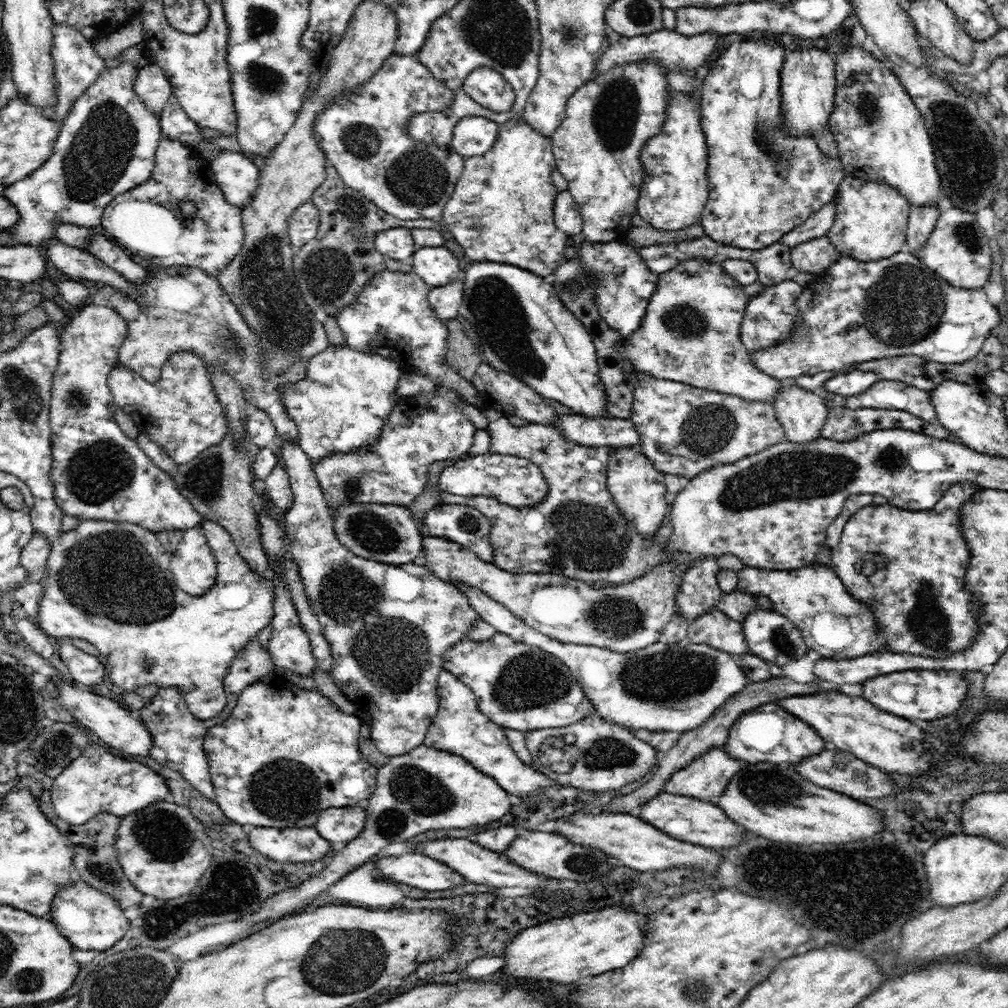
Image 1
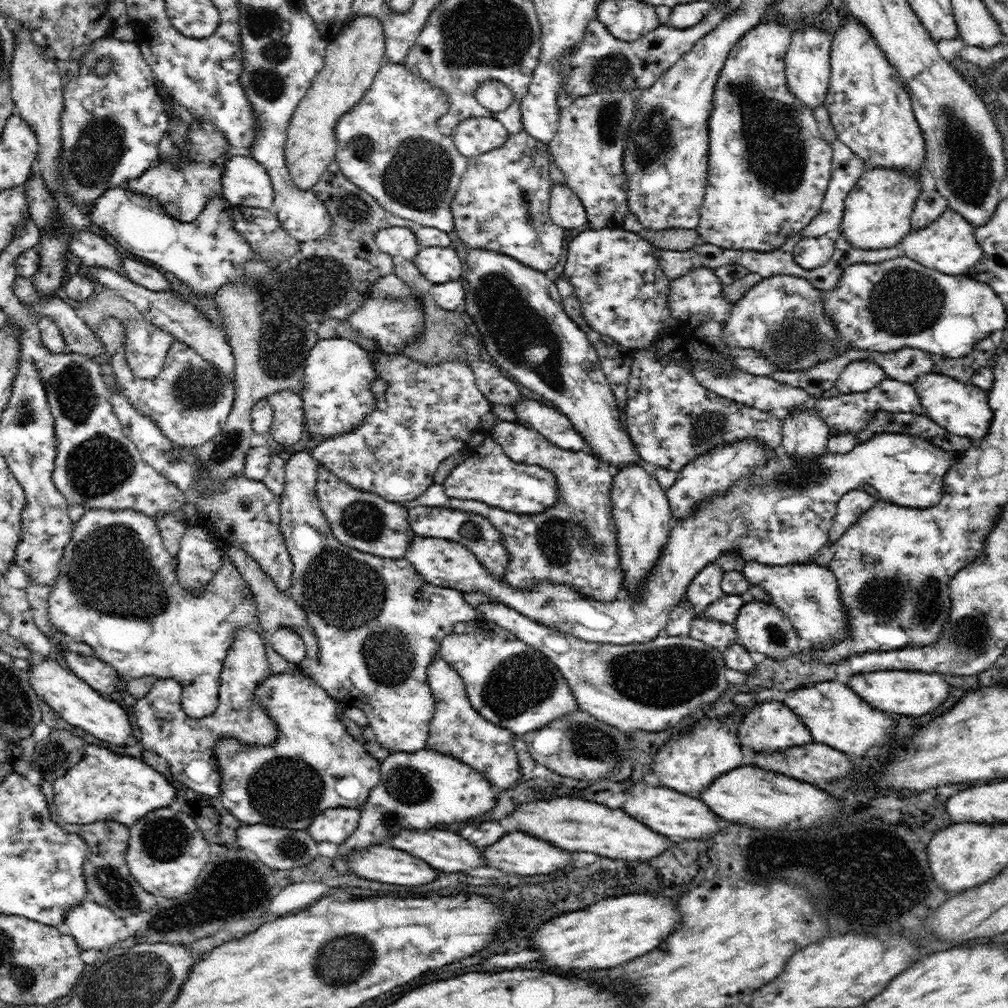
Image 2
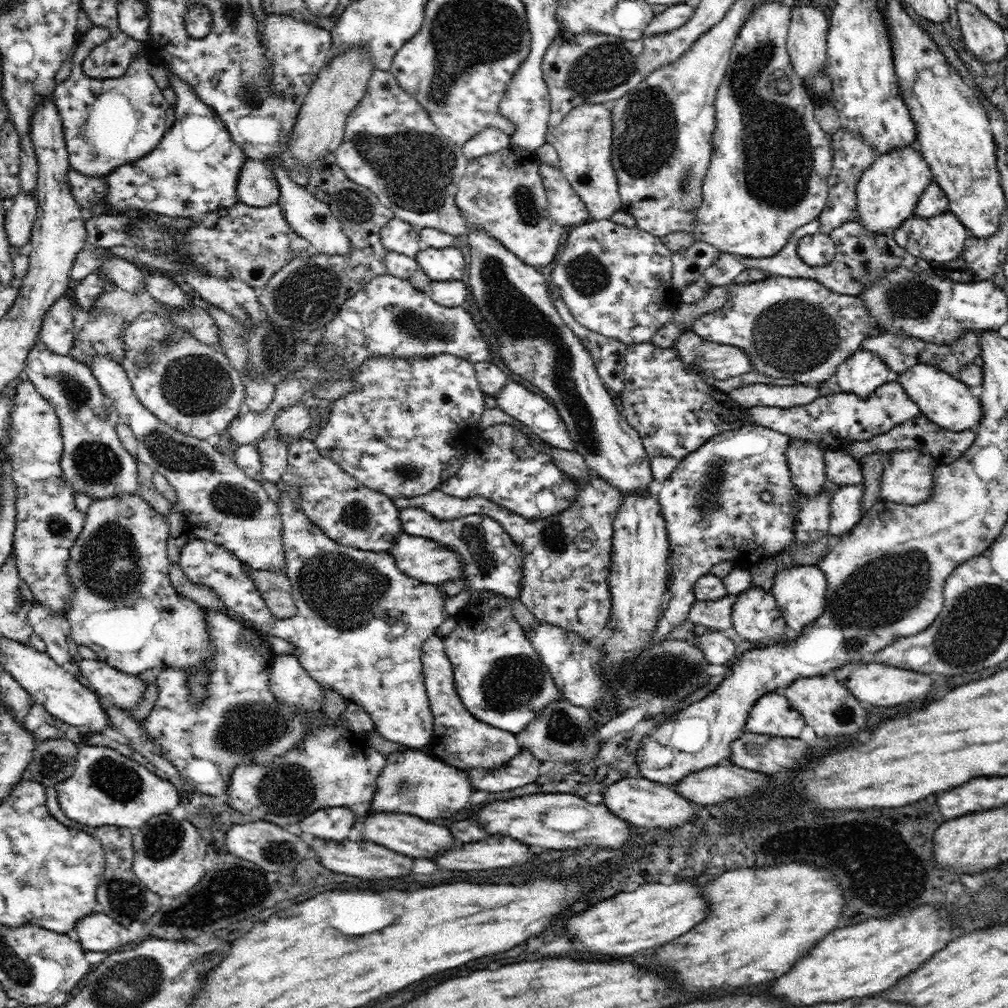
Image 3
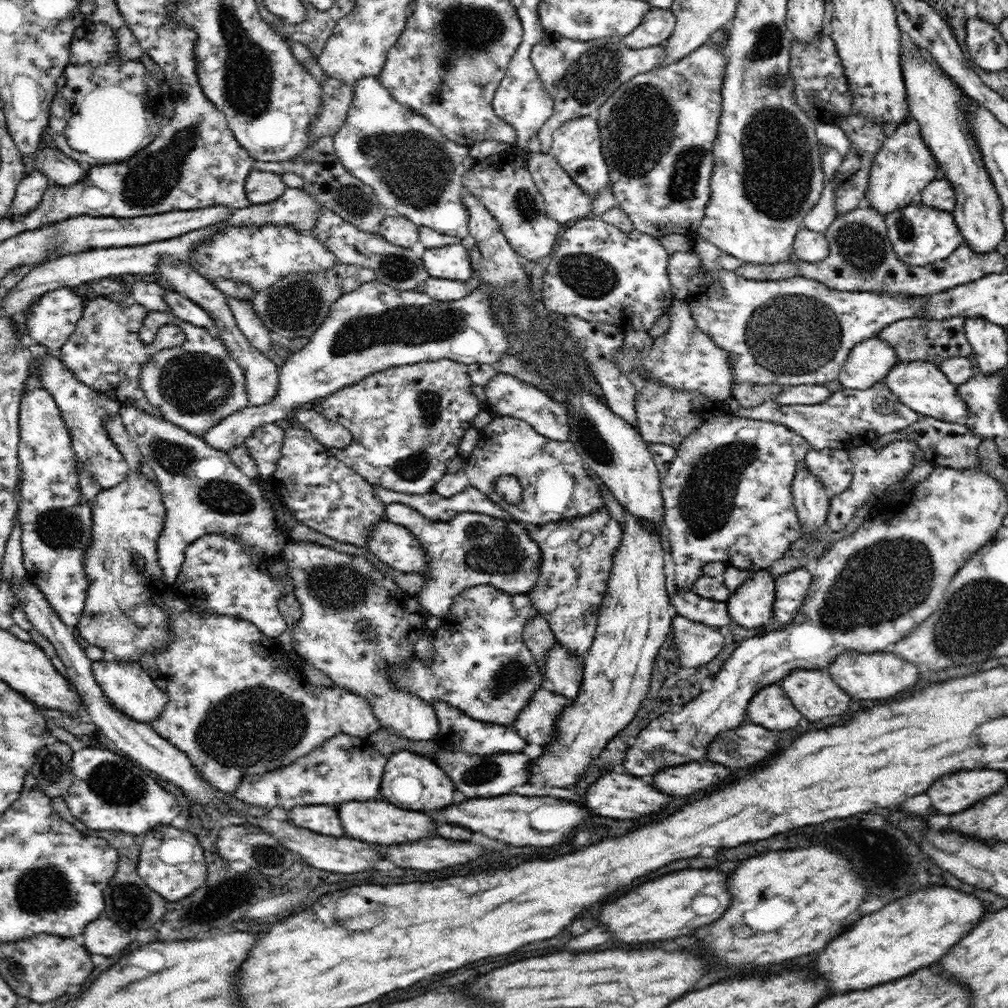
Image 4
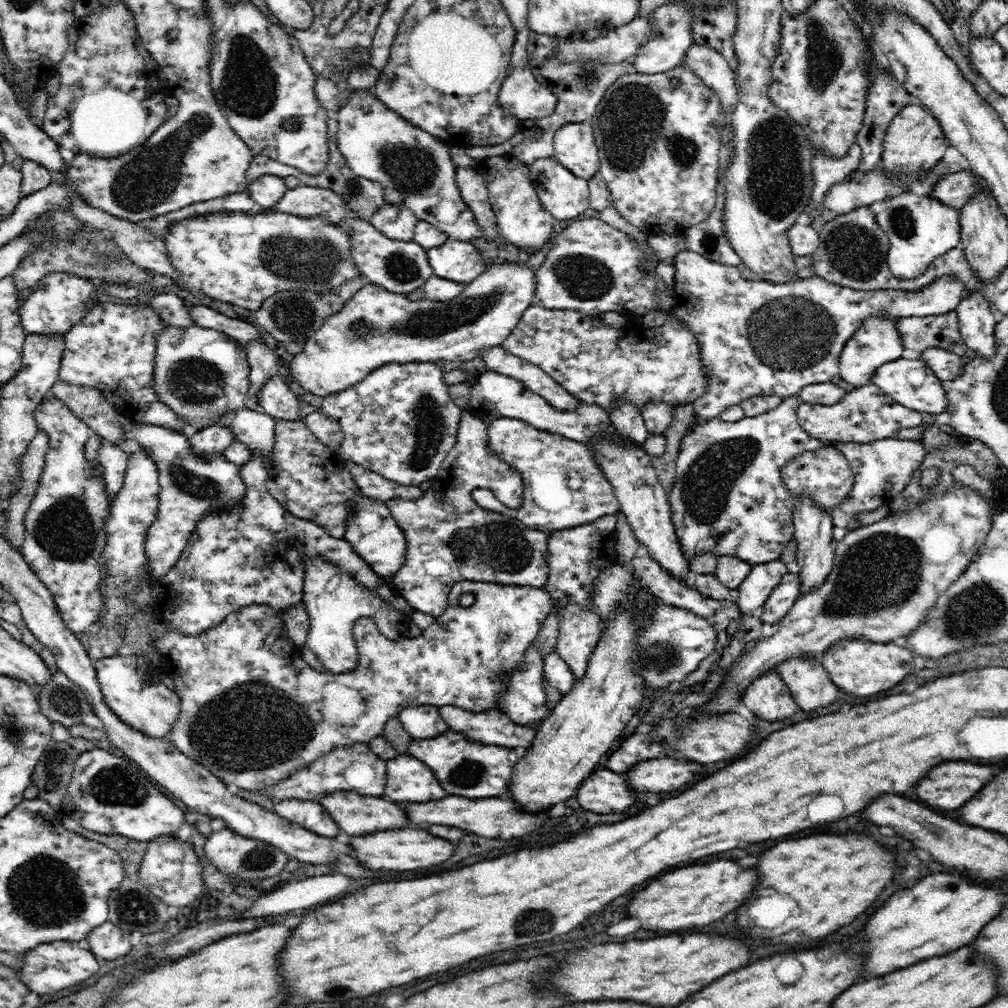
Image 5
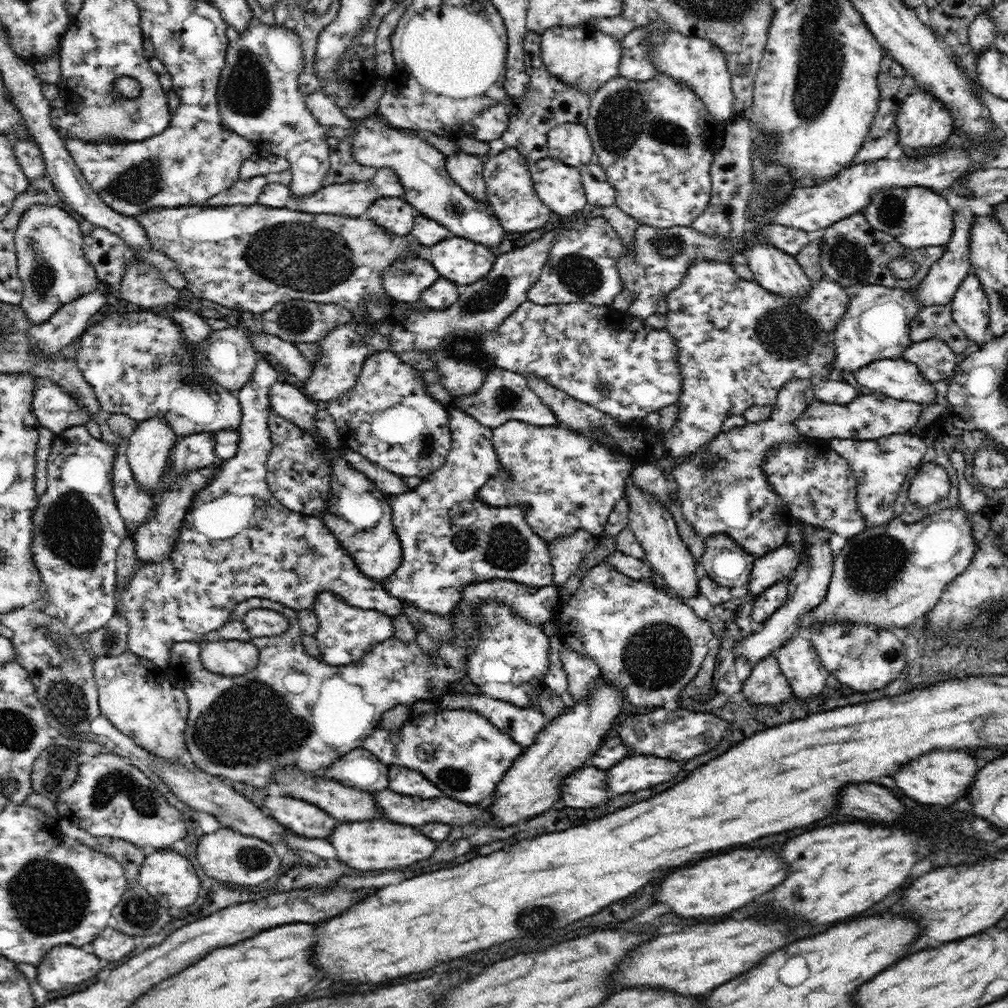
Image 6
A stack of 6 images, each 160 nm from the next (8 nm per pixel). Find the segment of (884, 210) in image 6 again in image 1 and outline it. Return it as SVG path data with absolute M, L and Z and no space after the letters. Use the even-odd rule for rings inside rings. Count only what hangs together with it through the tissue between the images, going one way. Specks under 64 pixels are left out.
M952 207L939 214L934 230L928 236L926 244L918 252L914 252L914 254L927 267L938 273L942 278L945 278L956 288L983 288L989 285L988 276L991 272L992 258L994 256L992 254L993 245L991 243L993 243L993 240L990 240L986 233L984 233L984 229L976 221L976 215L974 213Z

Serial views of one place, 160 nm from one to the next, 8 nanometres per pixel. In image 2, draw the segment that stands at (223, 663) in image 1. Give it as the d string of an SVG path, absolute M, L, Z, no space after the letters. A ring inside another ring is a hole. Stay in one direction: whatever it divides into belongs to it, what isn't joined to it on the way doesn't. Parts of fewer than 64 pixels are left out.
M123 508L122 510L87 509L82 518L74 525L72 540L68 542L64 549L63 557L59 562L59 573L55 579L56 582L51 586L48 597L48 616L52 626L55 626L59 632L68 634L76 642L85 642L90 645L95 652L95 656L111 664L124 681L144 676L156 676L158 679L174 679L174 681L180 682L182 687L181 707L190 718L204 718L210 716L216 710L219 704L221 670L228 649L232 646L232 640L236 636L236 630L252 627L252 624L258 620L259 612L254 593L236 569L234 562L226 559L205 589L200 594L194 595L191 591L186 591L183 588L174 571L172 571L172 555L163 546L162 536L154 518L132 508L126 508L126 510Z

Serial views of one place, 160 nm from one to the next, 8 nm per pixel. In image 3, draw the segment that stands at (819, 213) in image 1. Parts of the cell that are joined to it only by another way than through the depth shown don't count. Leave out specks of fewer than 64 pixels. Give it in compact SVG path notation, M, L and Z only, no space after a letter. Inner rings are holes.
M843 126L832 133L830 137L832 139L831 146L833 146L833 165L830 174L827 176L829 195L826 207L821 210L818 218L821 224L820 231L829 234L835 228L857 216L856 187L858 181L862 173L869 168L877 157L875 150L865 140L862 140L861 136L846 130Z

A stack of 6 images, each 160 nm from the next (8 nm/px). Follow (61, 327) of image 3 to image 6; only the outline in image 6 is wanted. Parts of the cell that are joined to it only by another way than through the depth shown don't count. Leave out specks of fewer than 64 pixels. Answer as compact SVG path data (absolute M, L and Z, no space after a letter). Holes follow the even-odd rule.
M35 205L20 218L16 232L14 232L16 245L16 259L18 259L18 276L24 285L21 308L26 313L31 324L46 322L52 314L61 310L62 306L88 294L98 288L98 277L95 268L86 260L83 251L83 236L79 224L67 210L58 206Z

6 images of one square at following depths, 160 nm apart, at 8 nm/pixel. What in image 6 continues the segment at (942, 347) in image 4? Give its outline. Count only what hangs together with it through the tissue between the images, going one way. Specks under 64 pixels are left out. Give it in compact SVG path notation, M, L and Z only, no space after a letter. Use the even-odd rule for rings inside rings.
M951 305L922 307L909 325L912 342L939 338L956 354L964 352L968 346L969 338L954 322Z

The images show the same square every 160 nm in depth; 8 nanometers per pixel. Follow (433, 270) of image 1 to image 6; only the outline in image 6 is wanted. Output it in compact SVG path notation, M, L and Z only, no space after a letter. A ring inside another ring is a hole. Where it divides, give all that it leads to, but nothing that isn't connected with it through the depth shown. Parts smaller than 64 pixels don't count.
M459 236L450 237L432 245L428 249L428 257L440 277L454 281L458 286L469 285L484 278L492 270L496 258L487 246Z

